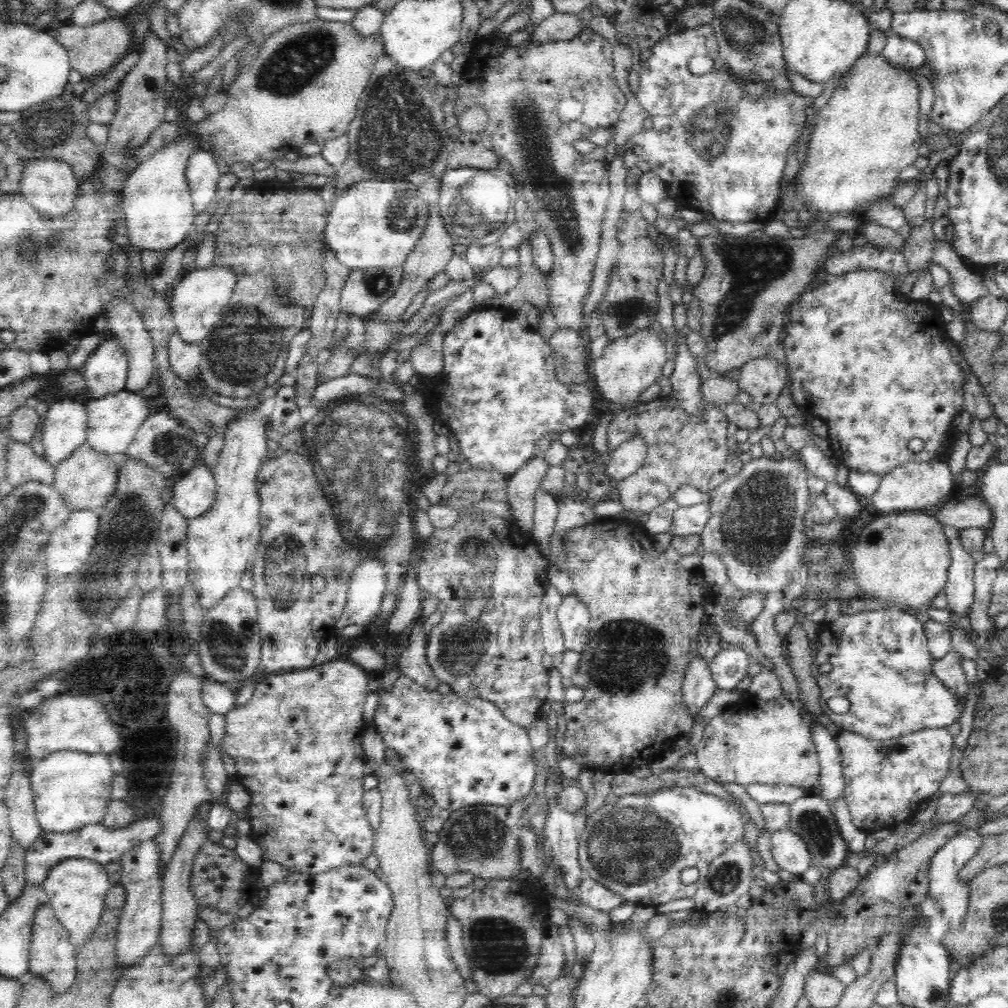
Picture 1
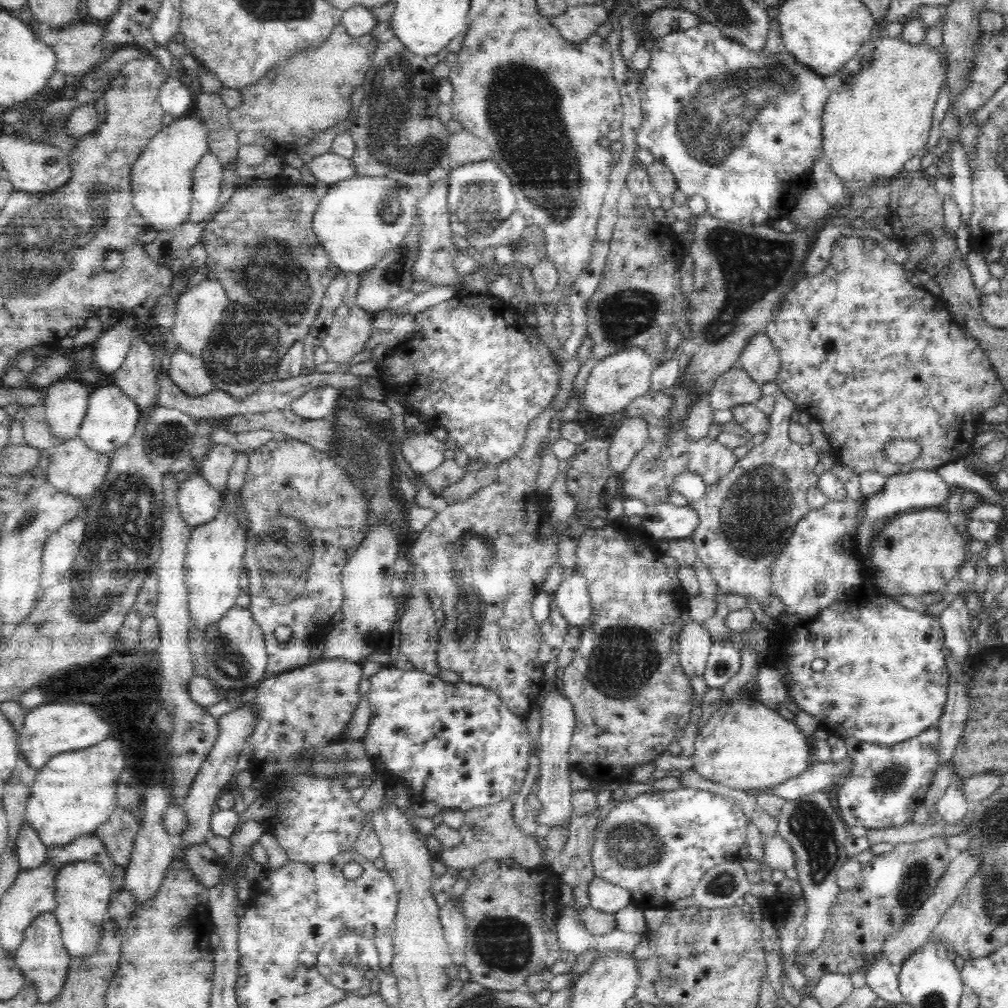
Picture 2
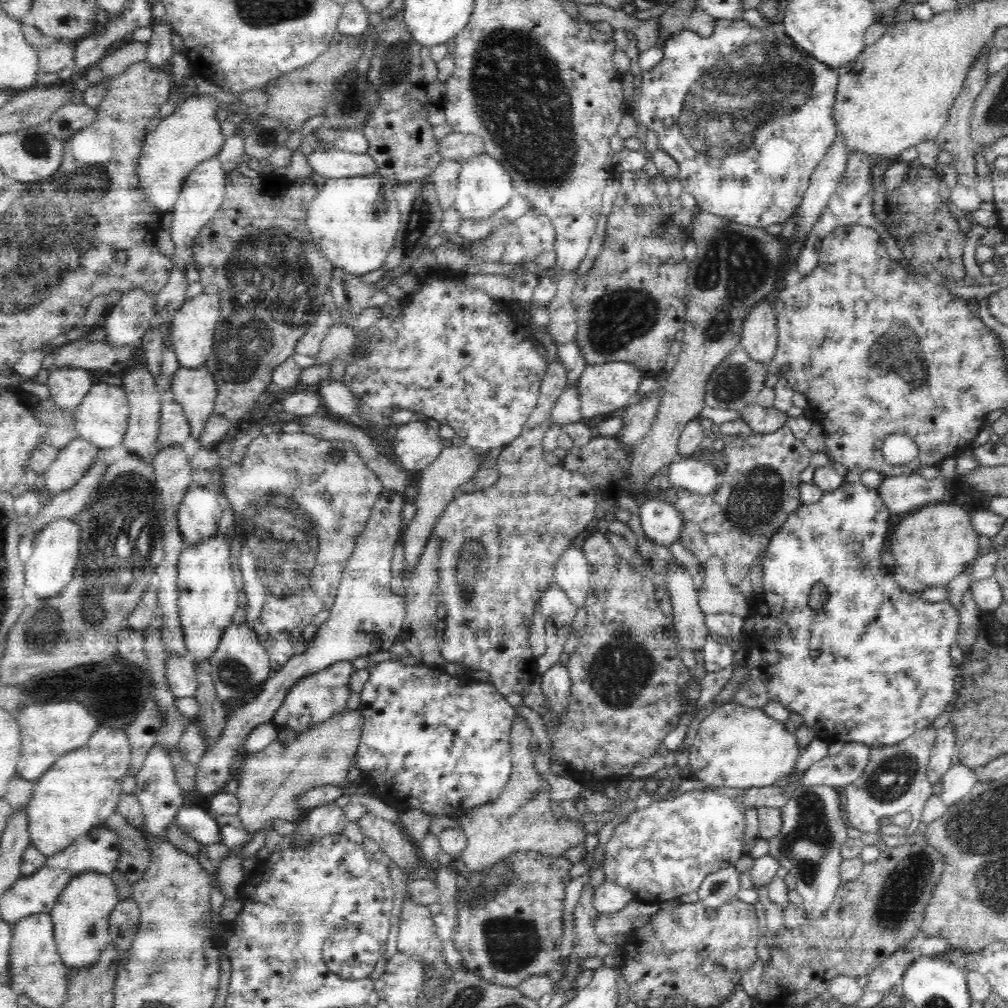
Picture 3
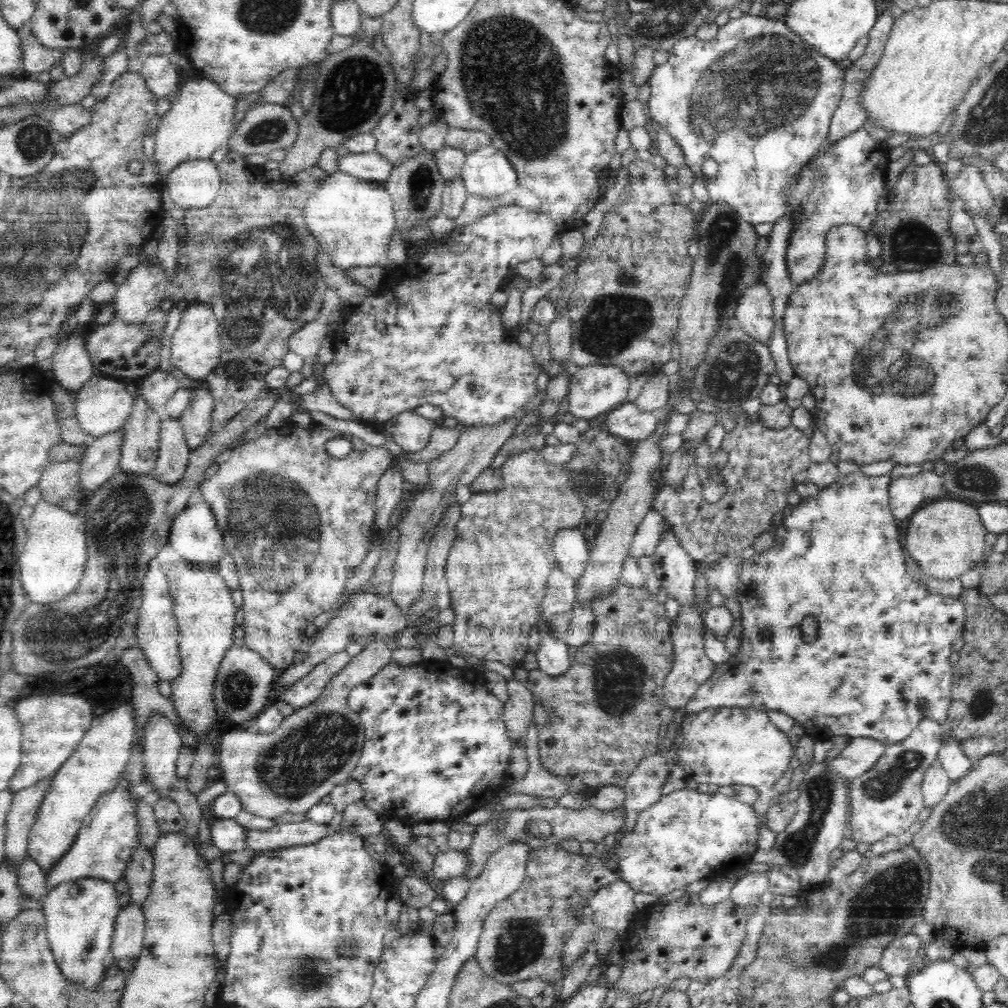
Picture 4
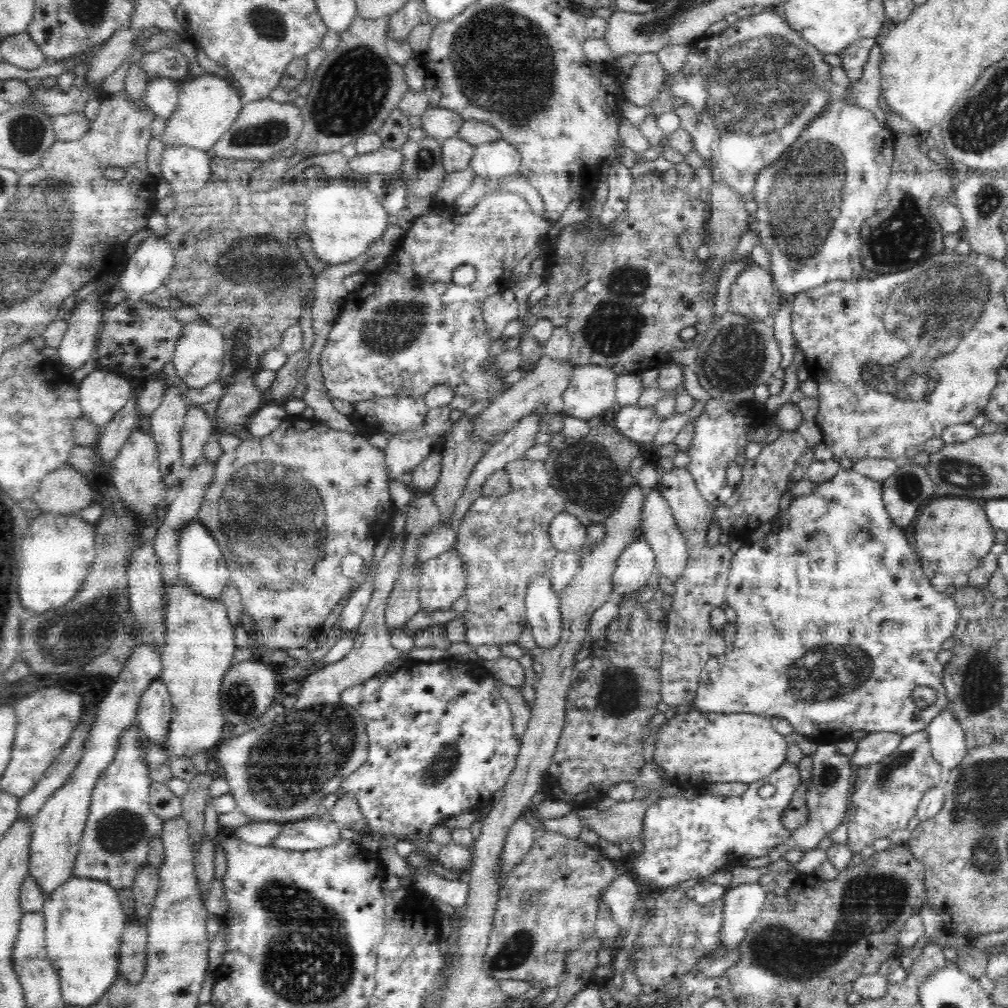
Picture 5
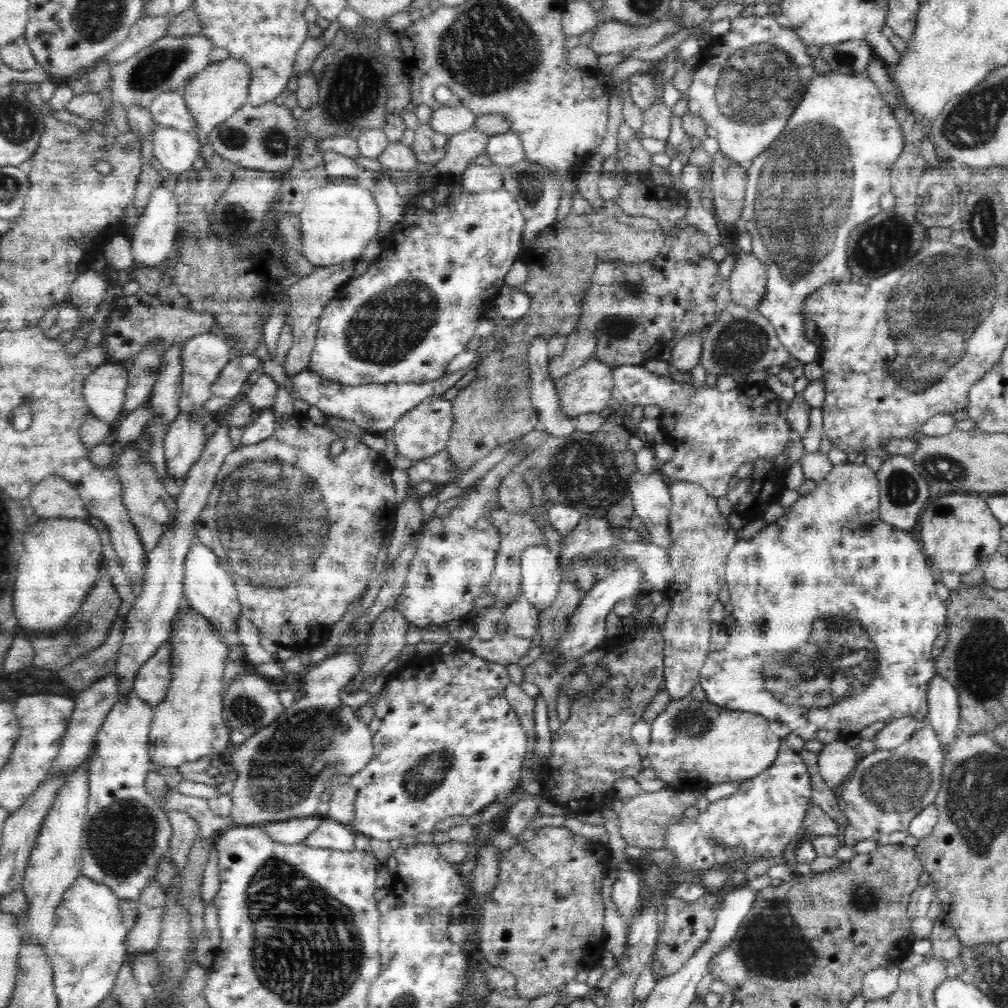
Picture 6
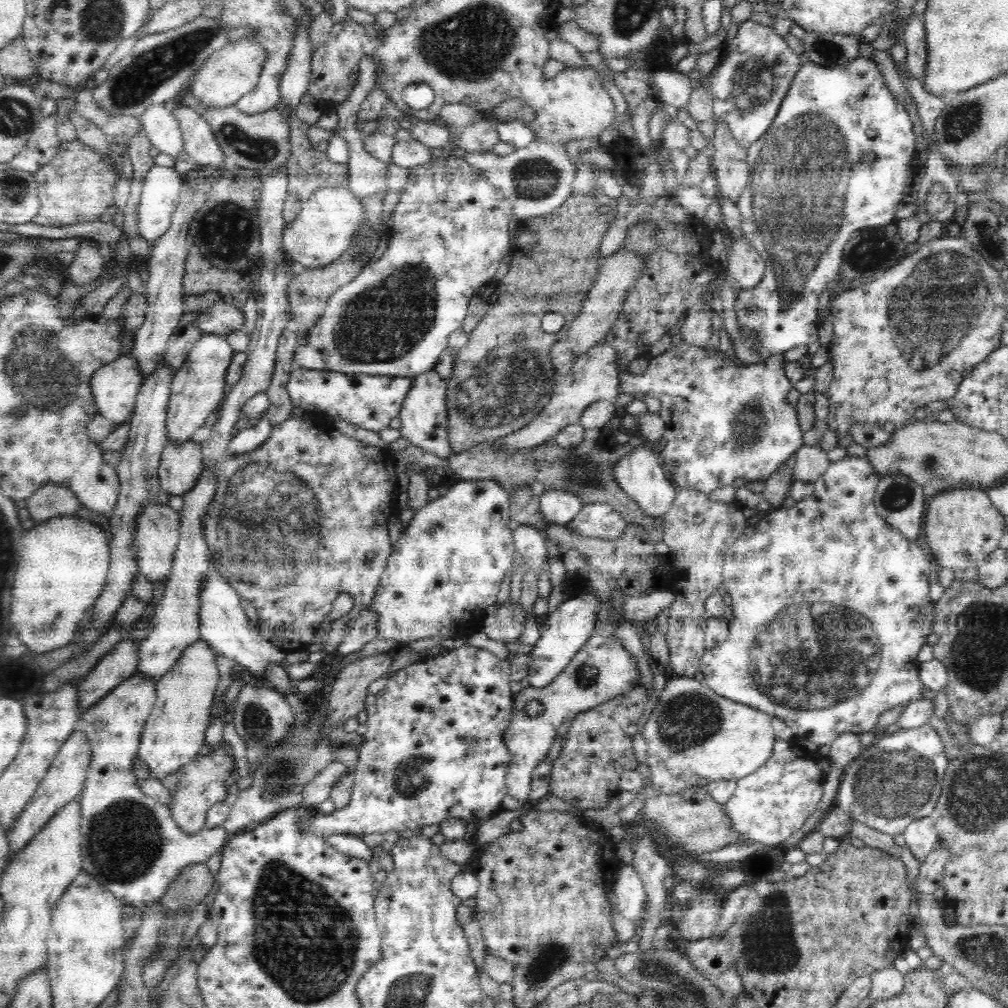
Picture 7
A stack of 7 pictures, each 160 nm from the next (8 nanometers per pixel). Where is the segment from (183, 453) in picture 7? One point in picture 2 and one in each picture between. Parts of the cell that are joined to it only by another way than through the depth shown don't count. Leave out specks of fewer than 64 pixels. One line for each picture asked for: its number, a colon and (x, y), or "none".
2: (187, 371)
3: (194, 388)
4: (196, 417)
5: (197, 428)
6: (184, 440)

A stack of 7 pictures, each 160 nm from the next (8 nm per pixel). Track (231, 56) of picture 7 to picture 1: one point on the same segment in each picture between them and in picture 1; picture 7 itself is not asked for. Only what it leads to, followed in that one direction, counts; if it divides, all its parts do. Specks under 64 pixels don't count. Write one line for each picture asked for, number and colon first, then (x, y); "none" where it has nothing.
1: (158, 212)
2: (162, 178)
3: (191, 134)
4: (199, 124)
5: (208, 105)
6: (215, 93)

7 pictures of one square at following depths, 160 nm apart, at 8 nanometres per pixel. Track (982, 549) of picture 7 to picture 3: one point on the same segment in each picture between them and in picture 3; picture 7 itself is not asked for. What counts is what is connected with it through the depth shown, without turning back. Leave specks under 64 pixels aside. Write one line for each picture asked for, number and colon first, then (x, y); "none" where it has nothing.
3: (935, 544)
4: (945, 537)
5: (952, 534)
6: (959, 532)

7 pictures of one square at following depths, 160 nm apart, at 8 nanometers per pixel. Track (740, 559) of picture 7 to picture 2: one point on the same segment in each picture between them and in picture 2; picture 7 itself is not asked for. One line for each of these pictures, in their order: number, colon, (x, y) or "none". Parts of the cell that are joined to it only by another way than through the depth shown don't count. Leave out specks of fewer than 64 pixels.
2: (886, 680)
3: (884, 673)
4: (882, 652)
5: (838, 575)
6: (818, 558)

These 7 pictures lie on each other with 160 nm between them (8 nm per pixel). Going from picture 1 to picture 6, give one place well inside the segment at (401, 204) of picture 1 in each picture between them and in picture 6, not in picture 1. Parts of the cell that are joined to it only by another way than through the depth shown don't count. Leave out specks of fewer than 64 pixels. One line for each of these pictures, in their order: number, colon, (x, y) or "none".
2: (361, 220)
3: (354, 221)
4: (353, 220)
5: (342, 219)
6: (339, 220)

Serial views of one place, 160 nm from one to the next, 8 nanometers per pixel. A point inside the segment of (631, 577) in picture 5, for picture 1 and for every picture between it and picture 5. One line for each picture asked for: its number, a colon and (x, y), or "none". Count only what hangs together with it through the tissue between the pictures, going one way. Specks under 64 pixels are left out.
1: (687, 520)
2: (662, 521)
3: (662, 523)
4: (652, 529)

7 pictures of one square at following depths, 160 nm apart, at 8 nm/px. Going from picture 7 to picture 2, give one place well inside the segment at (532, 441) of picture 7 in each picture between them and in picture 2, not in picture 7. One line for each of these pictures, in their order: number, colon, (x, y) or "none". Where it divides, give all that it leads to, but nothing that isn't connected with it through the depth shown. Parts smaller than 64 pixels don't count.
2: (615, 381)
3: (603, 388)
4: (593, 390)
5: (592, 391)
6: (587, 389)

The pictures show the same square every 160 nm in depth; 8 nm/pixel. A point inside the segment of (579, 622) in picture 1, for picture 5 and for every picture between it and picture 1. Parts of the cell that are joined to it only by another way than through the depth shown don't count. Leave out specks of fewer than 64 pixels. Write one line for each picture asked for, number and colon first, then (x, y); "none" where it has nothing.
2: (572, 598)
3: (572, 574)
4: (570, 548)
5: (566, 532)

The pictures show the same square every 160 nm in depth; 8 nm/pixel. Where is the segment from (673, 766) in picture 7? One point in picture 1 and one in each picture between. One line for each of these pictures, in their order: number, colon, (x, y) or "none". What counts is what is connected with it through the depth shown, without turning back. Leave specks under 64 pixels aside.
1: (769, 742)
2: (745, 745)
3: (758, 750)
4: (743, 741)
5: (721, 747)
6: (693, 741)

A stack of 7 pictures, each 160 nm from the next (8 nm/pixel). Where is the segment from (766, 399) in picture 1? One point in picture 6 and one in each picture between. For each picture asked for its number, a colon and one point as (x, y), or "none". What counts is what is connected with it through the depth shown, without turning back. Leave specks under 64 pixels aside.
2: (760, 359)
3: (759, 338)
4: (755, 315)
5: (750, 295)
6: (748, 284)

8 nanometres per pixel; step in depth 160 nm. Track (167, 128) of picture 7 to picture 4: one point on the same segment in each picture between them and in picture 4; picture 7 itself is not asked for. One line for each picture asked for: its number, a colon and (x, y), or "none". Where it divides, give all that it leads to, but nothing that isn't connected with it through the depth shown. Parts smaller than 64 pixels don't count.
4: (195, 183)
5: (187, 169)
6: (177, 150)

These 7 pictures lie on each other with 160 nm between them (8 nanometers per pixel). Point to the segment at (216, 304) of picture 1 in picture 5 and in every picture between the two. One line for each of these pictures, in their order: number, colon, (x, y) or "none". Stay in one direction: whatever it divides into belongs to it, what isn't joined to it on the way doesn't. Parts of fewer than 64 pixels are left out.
2: (200, 308)
3: (193, 332)
4: (196, 345)
5: (198, 357)

